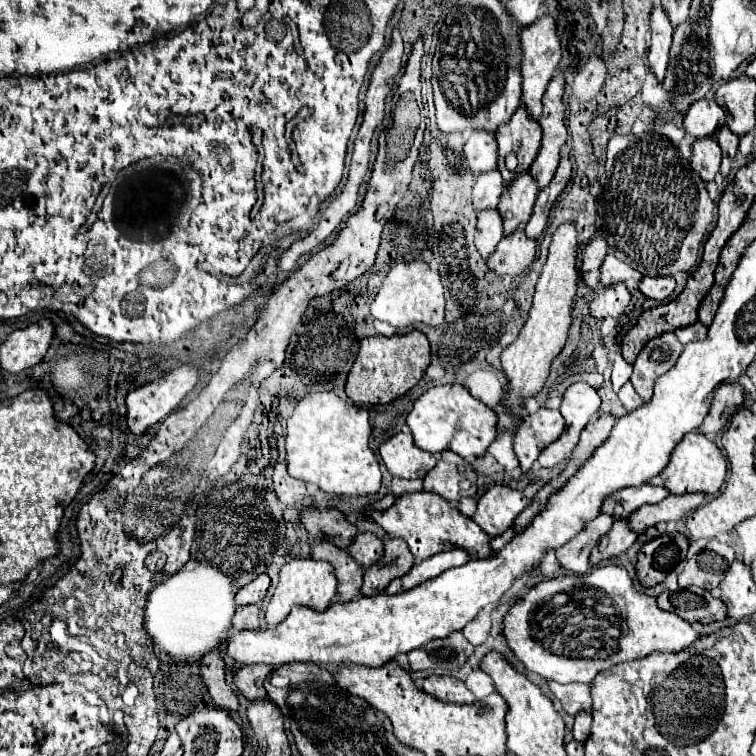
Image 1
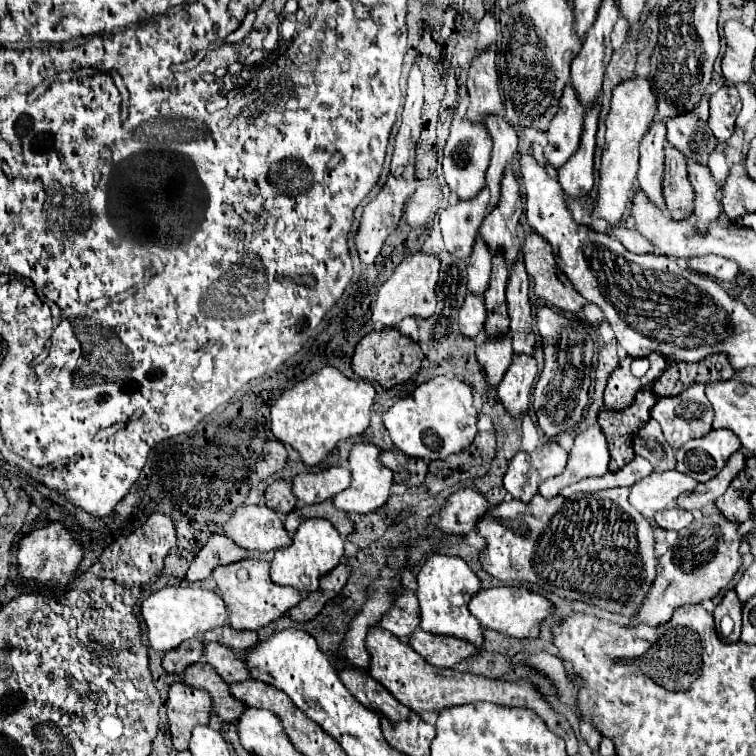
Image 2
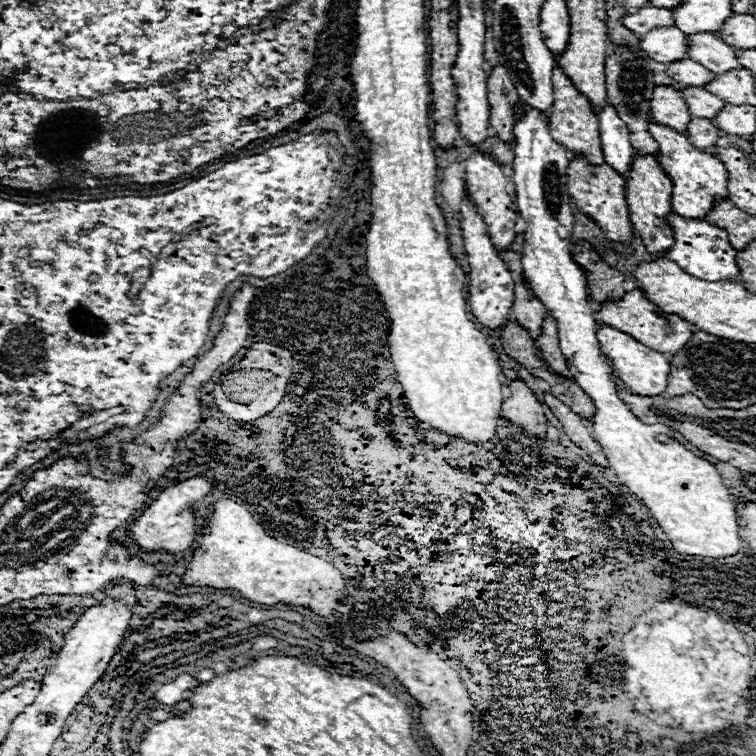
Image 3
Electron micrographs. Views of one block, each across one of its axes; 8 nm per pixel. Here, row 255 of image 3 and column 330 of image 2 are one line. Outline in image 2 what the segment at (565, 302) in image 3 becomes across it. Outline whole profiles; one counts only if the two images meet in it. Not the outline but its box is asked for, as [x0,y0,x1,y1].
[270,518,344,592]

